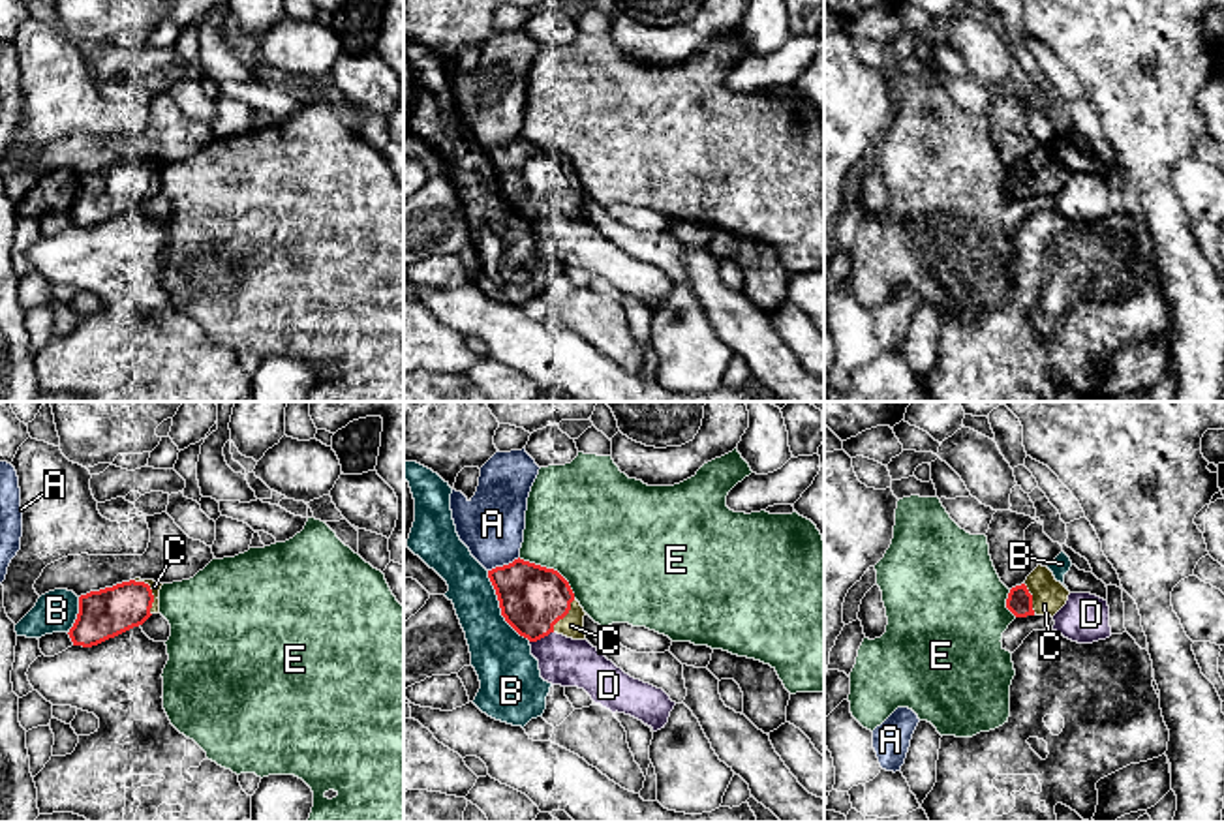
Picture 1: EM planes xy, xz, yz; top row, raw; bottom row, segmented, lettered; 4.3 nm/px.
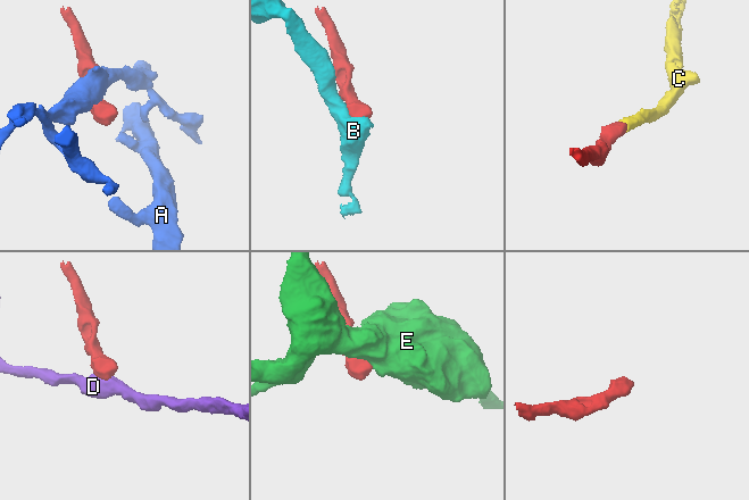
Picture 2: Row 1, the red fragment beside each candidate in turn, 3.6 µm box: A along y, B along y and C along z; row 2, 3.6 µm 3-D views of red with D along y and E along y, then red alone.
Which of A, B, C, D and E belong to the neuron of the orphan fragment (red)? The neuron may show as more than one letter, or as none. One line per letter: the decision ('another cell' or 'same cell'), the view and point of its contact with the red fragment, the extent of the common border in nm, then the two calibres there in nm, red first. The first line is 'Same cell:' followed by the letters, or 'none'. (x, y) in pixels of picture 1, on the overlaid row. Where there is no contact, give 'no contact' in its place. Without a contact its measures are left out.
Same cell: C
A: another cell | xz (504, 565) | 150 nm | 280/280 nm
B: another cell | xz (500, 607) | 360 nm | 280/260 nm
C: same cell | xy (151, 593) | 170 nm | 220/50 nm
D: another cell | xz (541, 637) | 120 nm | 280/200 nm
E: another cell | xz (550, 569) | 300 nm | 280/480 nm

